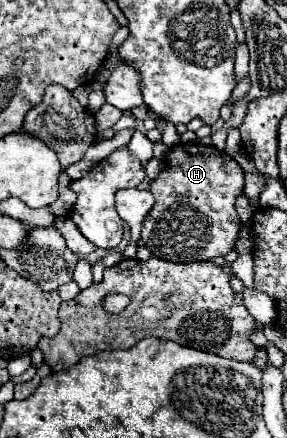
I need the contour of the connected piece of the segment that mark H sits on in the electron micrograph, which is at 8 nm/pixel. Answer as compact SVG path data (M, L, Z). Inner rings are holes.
M178 143L166 151L166 167L150 181L156 203L142 221L140 243L164 261L210 261L228 255L240 233L236 199L244 187L240 165L216 147Z

